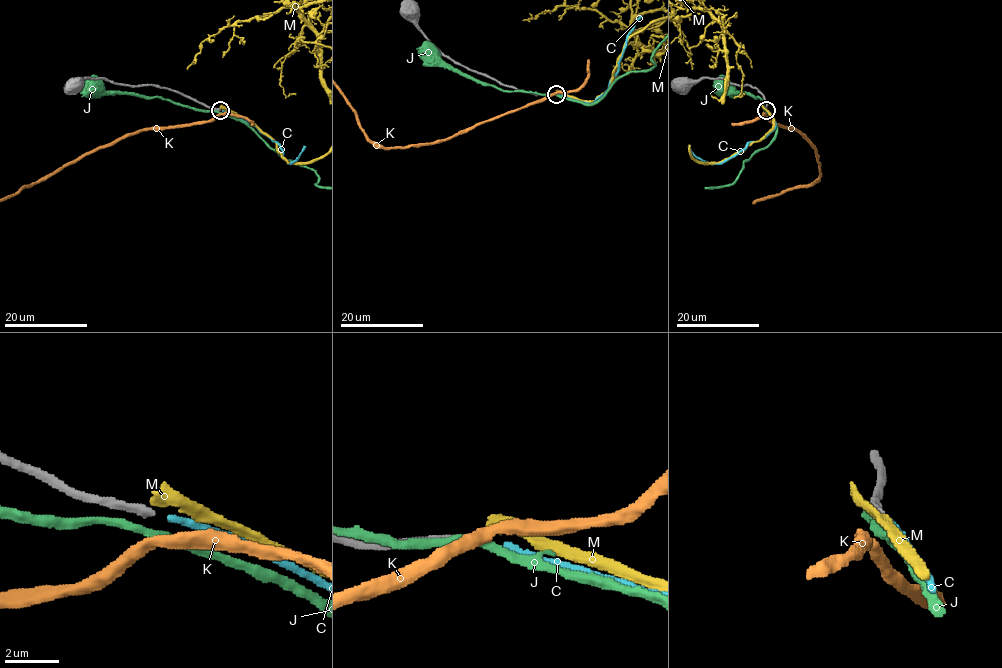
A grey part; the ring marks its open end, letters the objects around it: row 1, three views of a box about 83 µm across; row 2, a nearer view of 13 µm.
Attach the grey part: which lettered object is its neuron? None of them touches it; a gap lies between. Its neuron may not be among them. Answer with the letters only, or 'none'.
C

